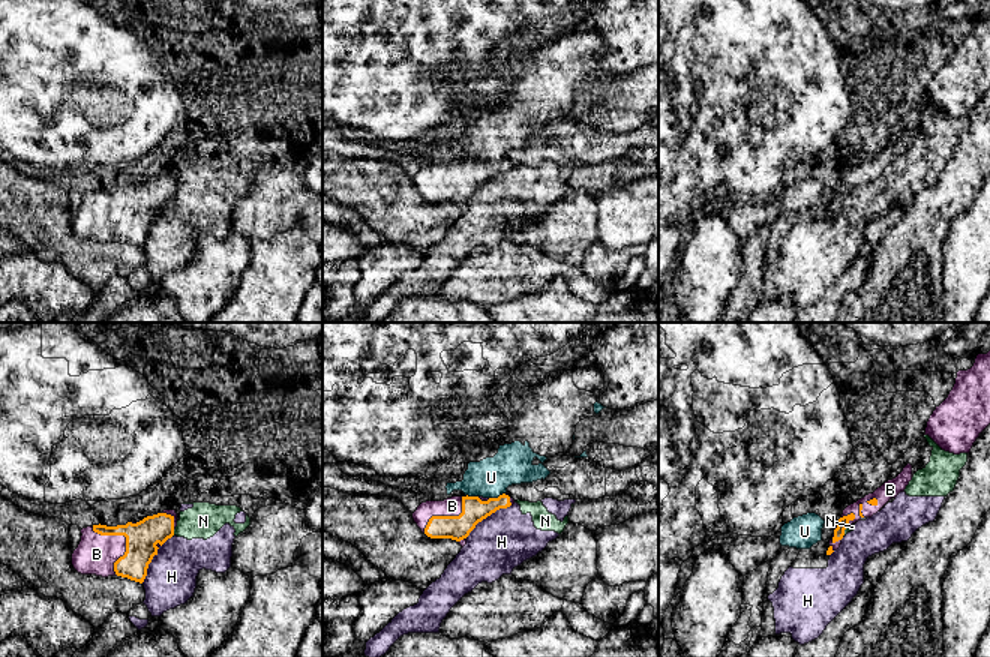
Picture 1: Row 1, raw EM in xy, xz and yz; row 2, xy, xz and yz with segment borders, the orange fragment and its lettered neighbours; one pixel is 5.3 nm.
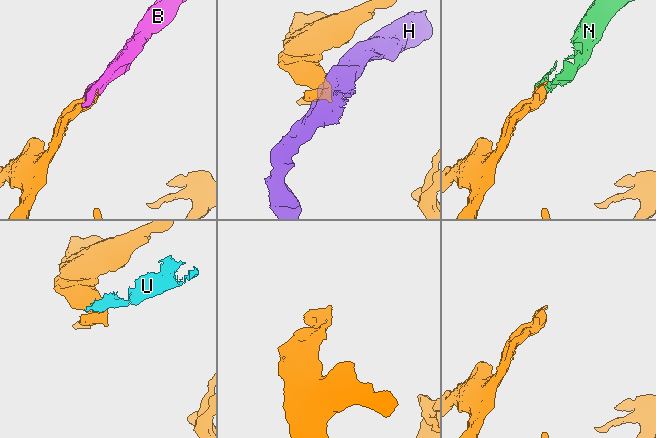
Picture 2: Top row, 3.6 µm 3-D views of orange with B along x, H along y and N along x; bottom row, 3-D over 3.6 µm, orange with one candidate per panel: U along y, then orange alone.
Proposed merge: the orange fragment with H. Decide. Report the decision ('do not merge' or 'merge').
do not merge

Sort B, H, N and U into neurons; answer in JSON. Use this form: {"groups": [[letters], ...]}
{"groups": [["B"], ["H", "N"], ["U"]]}

